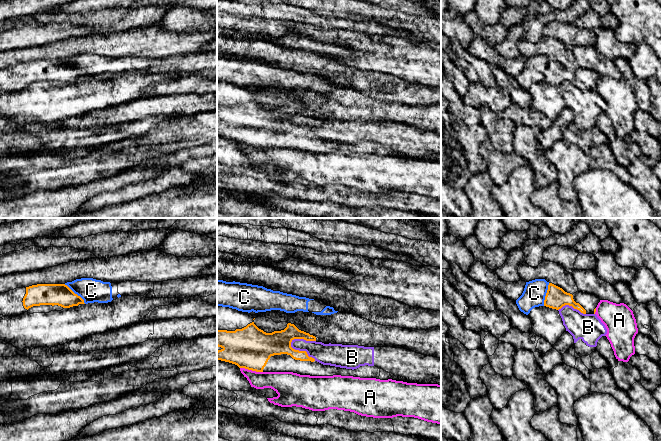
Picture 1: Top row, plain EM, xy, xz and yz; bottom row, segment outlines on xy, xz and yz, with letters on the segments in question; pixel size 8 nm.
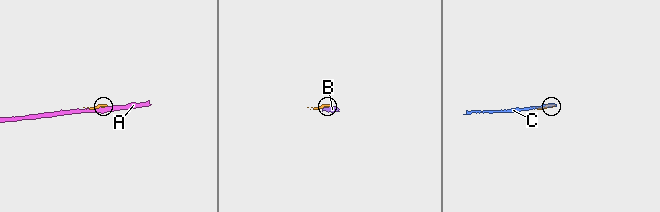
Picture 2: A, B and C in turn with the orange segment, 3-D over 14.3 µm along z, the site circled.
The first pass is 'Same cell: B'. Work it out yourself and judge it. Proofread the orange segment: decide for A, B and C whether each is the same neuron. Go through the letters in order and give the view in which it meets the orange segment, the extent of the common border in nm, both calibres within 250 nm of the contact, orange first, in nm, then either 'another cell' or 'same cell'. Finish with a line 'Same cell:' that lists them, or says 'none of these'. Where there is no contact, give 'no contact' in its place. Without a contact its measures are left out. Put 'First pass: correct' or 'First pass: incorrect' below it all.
A: contact in xz; length 190 nm; calibres 340 and 160 nm; another cell
B: contact in xz; length 260 nm; calibres 190 and 180 nm; another cell
C: contact in xy; length 240 nm; calibres 180 and 190 nm; another cell
Same cell: none of these
First pass: incorrect

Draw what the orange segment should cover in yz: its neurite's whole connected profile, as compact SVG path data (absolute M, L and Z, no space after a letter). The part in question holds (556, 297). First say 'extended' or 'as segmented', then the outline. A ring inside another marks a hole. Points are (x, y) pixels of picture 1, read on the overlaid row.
extended; M549 283L544 306L559 310L565 305L572 306L583 314L595 314L600 299L593 294L576 292L573 295Z

